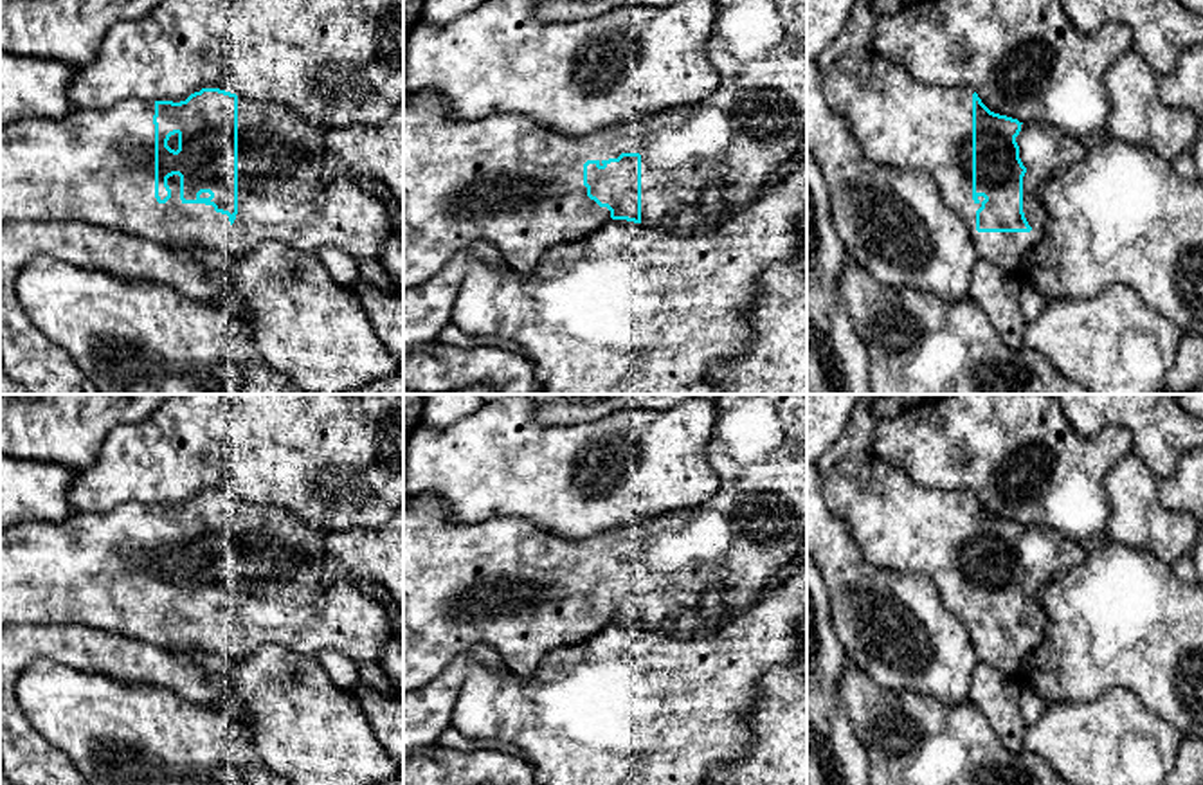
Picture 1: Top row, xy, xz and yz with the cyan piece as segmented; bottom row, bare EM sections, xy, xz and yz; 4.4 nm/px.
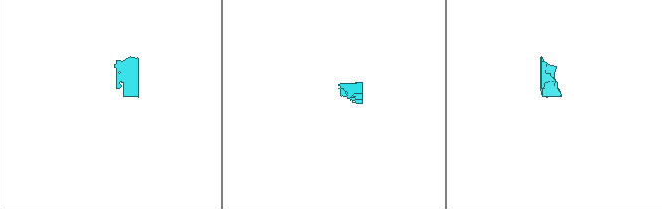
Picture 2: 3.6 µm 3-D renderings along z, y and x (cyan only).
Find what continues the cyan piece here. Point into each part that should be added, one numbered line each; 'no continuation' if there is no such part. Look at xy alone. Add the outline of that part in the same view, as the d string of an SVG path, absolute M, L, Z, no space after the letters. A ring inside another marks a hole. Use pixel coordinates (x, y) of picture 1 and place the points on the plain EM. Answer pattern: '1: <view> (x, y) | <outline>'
1: xy (98, 569) | M238 499L238 618L231 627L227 618L213 609L184 607L180 603L180 580L167 582L171 601L158 607L155 601L155 504L124 502L106 513L72 515L61 522L16 524L0 531L0 625L77 623L95 630L131 637L166 652L196 650L241 661L258 648L274 643L299 655L317 657L324 650L337 650L355 663L376 661L393 637L387 609L358 582L339 580L321 583L324 565L326 533L304 524L294 513L258 506Z

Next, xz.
1: xz (505, 582) | M719 394L717 403L717 423L713 429L711 441L708 445L708 459L715 474L720 479L717 493L704 504L690 510L674 510L661 517L656 517L643 524L630 524L618 531L596 535L585 540L567 540L556 537L555 533L544 531L526 519L515 517L493 517L479 524L461 524L450 517L450 508L447 501L436 493L425 493L418 497L409 497L403 504L403 695L418 690L438 675L459 655L468 652L474 645L486 643L493 646L502 659L502 664L517 677L529 679L538 663L553 650L560 646L573 646L587 641L602 628L611 625L611 614L600 610L594 603L587 600L587 591L583 589L583 567L587 564L618 562L621 556L639 556L641 558L641 627L665 628L681 639L688 639L695 630L701 628L699 609L701 592L706 583L722 585L722 609L726 616L742 610L744 607L755 603L758 596L771 585L773 576L785 567L807 542L807 394Z

